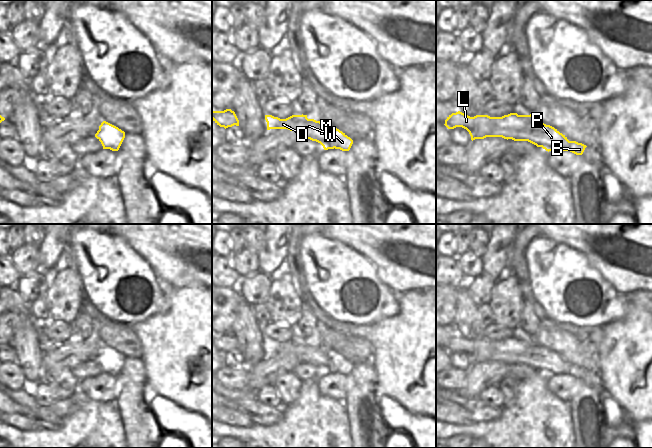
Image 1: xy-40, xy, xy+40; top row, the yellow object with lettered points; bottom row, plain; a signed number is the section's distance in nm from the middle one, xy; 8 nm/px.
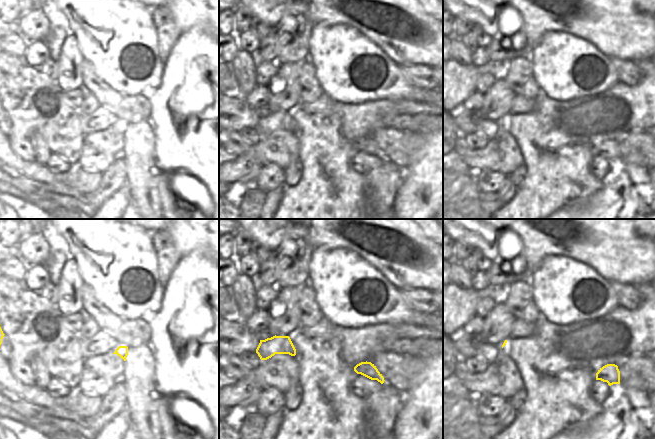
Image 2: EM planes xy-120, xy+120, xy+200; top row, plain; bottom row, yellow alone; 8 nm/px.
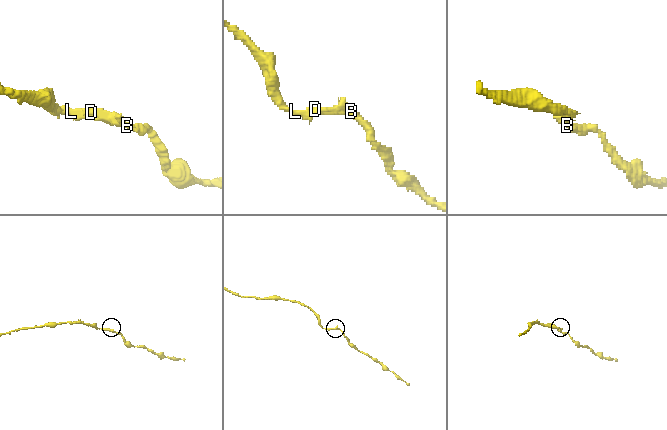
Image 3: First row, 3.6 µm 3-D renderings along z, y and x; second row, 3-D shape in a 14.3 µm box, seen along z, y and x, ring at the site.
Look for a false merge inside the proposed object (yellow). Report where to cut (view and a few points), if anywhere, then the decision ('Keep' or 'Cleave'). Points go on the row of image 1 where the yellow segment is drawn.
No split. Keep

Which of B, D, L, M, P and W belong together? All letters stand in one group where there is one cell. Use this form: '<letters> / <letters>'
B D L M P W

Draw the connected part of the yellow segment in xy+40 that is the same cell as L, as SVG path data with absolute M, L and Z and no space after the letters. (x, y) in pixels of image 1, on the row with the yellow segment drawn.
M460 111L452 113L447 117L444 124L448 129L462 127L466 129L471 140L484 139L486 137L502 137L504 139L512 139L514 141L528 141L537 147L542 147L546 151L570 151L576 155L582 155L586 145L576 141L569 141L565 135L550 125L546 125L530 115L518 115L510 113L502 117L490 117L488 115L476 115L470 117Z

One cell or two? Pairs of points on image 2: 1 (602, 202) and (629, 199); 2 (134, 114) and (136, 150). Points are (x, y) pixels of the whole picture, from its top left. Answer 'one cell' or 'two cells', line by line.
1: one cell
2: two cells

